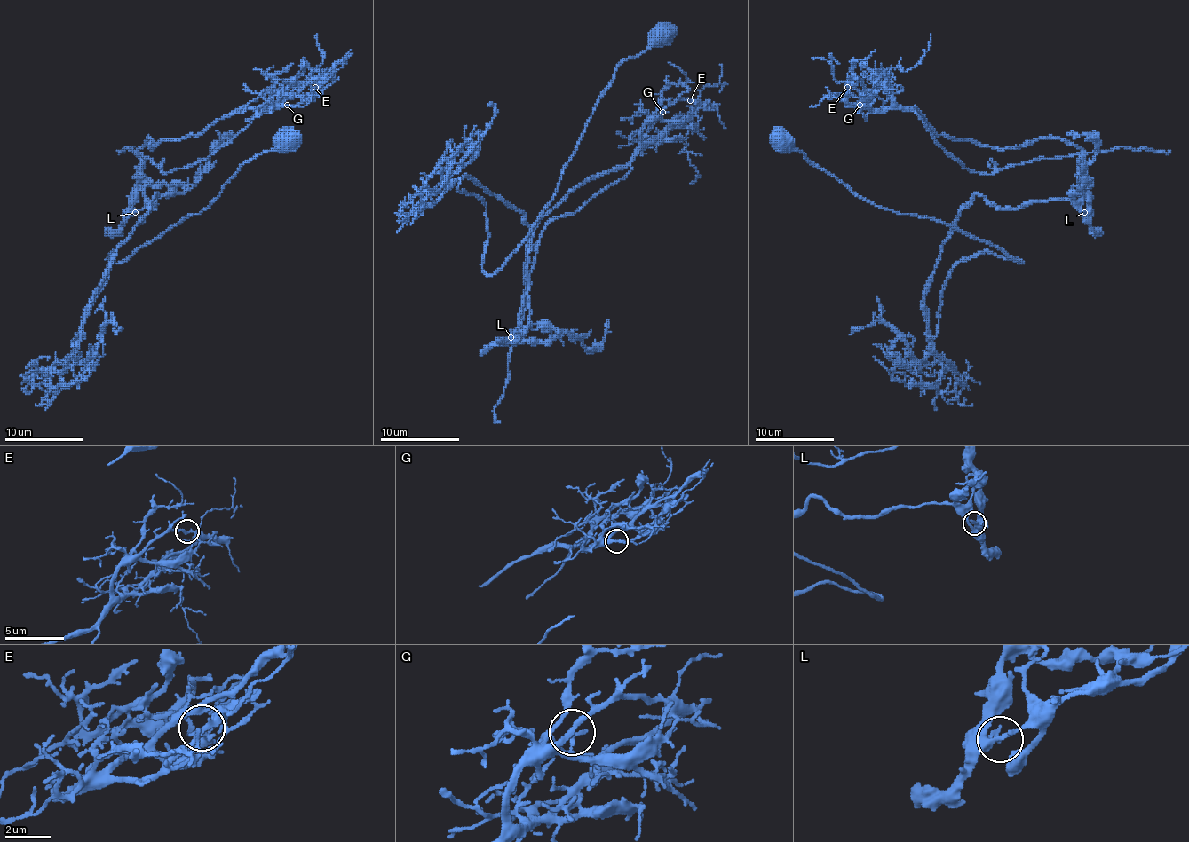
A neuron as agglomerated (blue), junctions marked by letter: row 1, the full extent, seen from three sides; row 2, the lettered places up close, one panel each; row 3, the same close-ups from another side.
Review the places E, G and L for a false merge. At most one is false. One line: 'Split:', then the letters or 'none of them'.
Split: L

